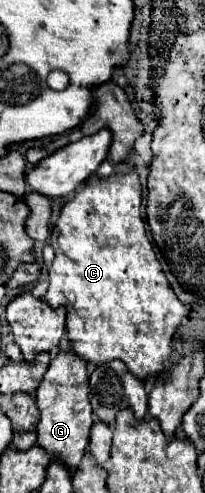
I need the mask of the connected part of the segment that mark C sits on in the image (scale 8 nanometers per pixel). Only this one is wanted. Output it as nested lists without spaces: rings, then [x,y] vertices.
[[[134,168],[128,174],[114,174],[104,180],[92,176],[82,186],[82,190],[76,192],[76,196],[62,208],[62,214],[56,222],[56,258],[48,272],[50,288],[46,302],[50,308],[66,308],[68,340],[76,356],[96,366],[112,360],[122,360],[136,378],[158,380],[168,372],[166,364],[172,354],[170,342],[176,326],[186,316],[186,308],[172,292],[160,268],[156,252],[146,236],[140,202],[142,192]]]

